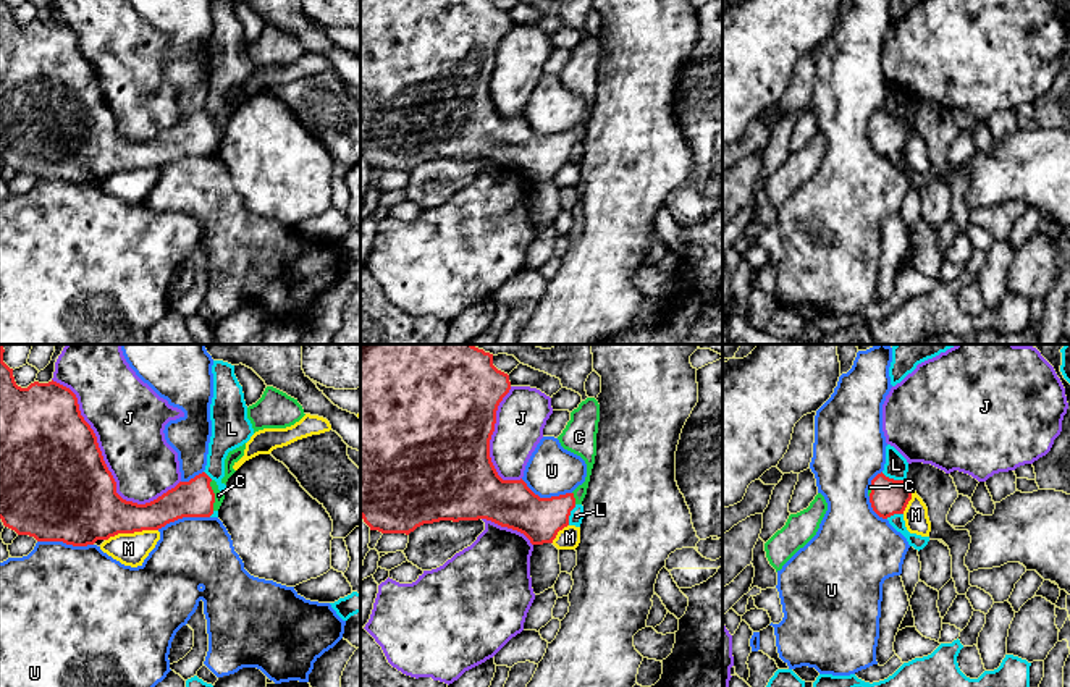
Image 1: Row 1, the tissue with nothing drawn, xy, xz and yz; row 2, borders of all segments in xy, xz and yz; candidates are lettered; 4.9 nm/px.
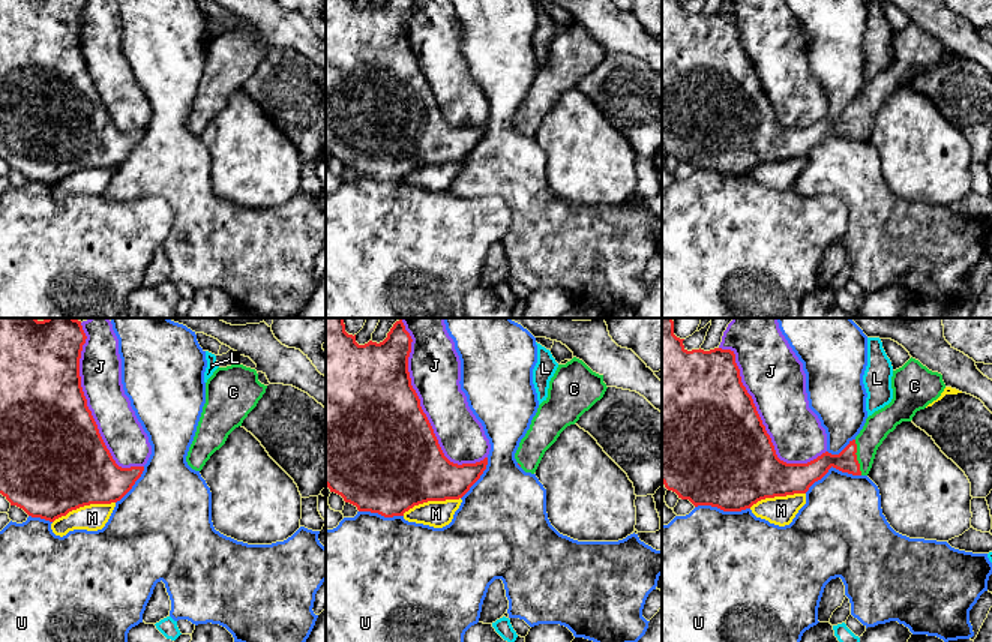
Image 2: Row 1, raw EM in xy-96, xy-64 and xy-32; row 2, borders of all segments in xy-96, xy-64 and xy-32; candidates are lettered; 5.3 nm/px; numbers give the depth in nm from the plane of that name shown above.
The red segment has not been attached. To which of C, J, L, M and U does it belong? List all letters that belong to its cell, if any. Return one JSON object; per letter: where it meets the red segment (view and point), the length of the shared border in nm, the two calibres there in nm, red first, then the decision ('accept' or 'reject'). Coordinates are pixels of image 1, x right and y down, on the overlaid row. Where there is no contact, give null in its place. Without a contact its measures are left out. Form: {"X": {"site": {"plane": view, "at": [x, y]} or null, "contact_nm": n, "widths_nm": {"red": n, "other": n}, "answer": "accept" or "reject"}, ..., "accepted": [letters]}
{"C": {"site": {"plane": "xy", "at": [214, 495]}, "contact_nm": 150, "widths_nm": {"red": 190, "other": 50}, "answer": "accept"}, "J": {"site": {"plane": "xy", "at": [105, 464]}, "contact_nm": 800, "widths_nm": {"red": 500, "other": 360}, "answer": "reject"}, "L": {"site": {"plane": "yz", "at": [893, 479]}, "contact_nm": 130, "widths_nm": {"red": 180, "other": 120}, "answer": "reject"}, "M": {"site": {"plane": "xy", "at": [131, 532]}, "contact_nm": 280, "widths_nm": {"red": 320, "other": 160}, "answer": "reject"}, "U": {"site": {"plane": "xy", "at": [65, 542]}, "contact_nm": 280, "widths_nm": {"red": 500, "other": 480}, "answer": "reject"}, "accepted": ["C"]}

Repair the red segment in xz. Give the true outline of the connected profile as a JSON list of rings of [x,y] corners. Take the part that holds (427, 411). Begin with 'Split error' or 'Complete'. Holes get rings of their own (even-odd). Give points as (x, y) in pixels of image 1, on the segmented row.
Split error. [[[360,344],[360,517],[370,527],[370,530],[378,530],[381,533],[406,533],[409,535],[417,527],[423,524],[433,524],[440,521],[478,521],[487,519],[501,527],[508,527],[524,533],[532,545],[553,543],[558,532],[569,525],[571,511],[582,504],[592,469],[596,456],[596,433],[600,422],[600,404],[595,398],[587,398],[579,404],[577,409],[571,412],[571,420],[567,422],[562,433],[558,436],[561,446],[577,456],[580,456],[587,464],[587,477],[582,485],[579,485],[572,493],[540,498],[535,495],[527,483],[520,480],[503,480],[490,457],[490,440],[495,432],[496,411],[503,398],[509,393],[511,381],[509,375],[498,370],[493,365],[493,354],[475,348],[474,344]]]

